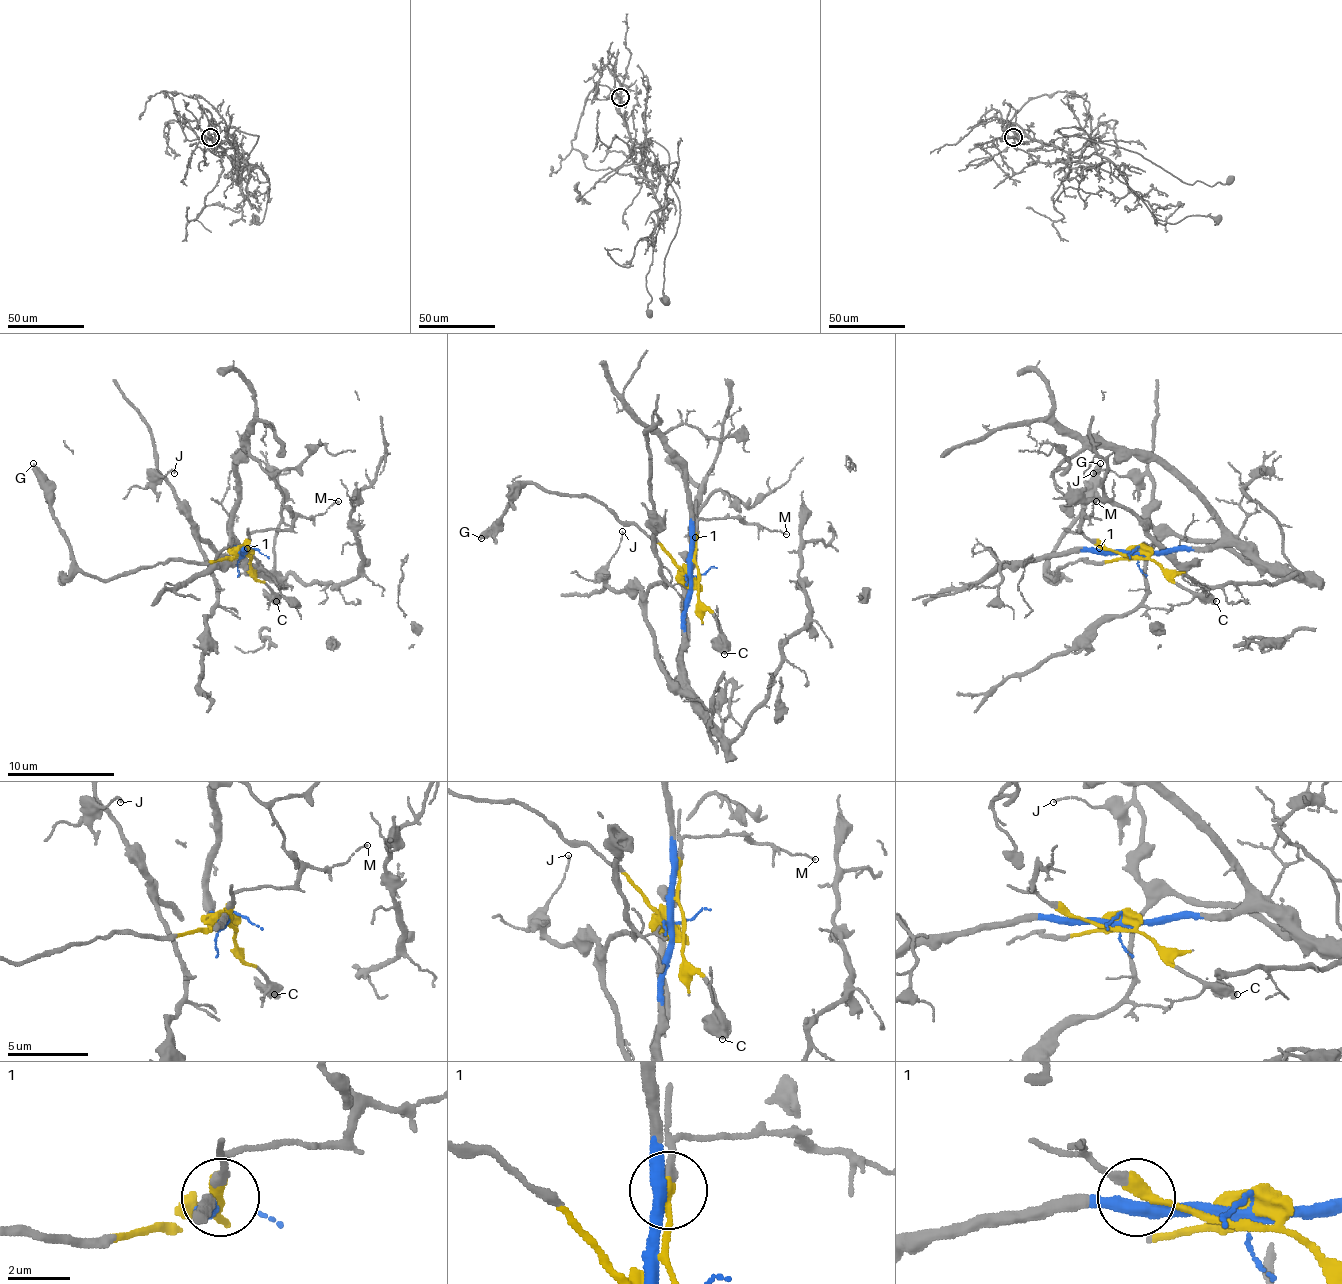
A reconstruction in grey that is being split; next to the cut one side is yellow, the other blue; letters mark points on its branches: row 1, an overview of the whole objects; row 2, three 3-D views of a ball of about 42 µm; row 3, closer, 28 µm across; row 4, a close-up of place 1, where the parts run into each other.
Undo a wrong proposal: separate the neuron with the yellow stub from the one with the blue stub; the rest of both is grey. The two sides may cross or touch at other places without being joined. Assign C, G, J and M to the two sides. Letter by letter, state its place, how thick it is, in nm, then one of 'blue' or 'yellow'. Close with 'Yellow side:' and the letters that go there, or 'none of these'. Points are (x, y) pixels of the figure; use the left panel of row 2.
C: at (276, 601); 550 nm thick; yellow
G: at (33, 463); 400 nm thick; yellow
J: at (174, 473); 120 nm thick; blue
M: at (338, 501); 110 nm thick; yellow
Yellow side: C, G, M

